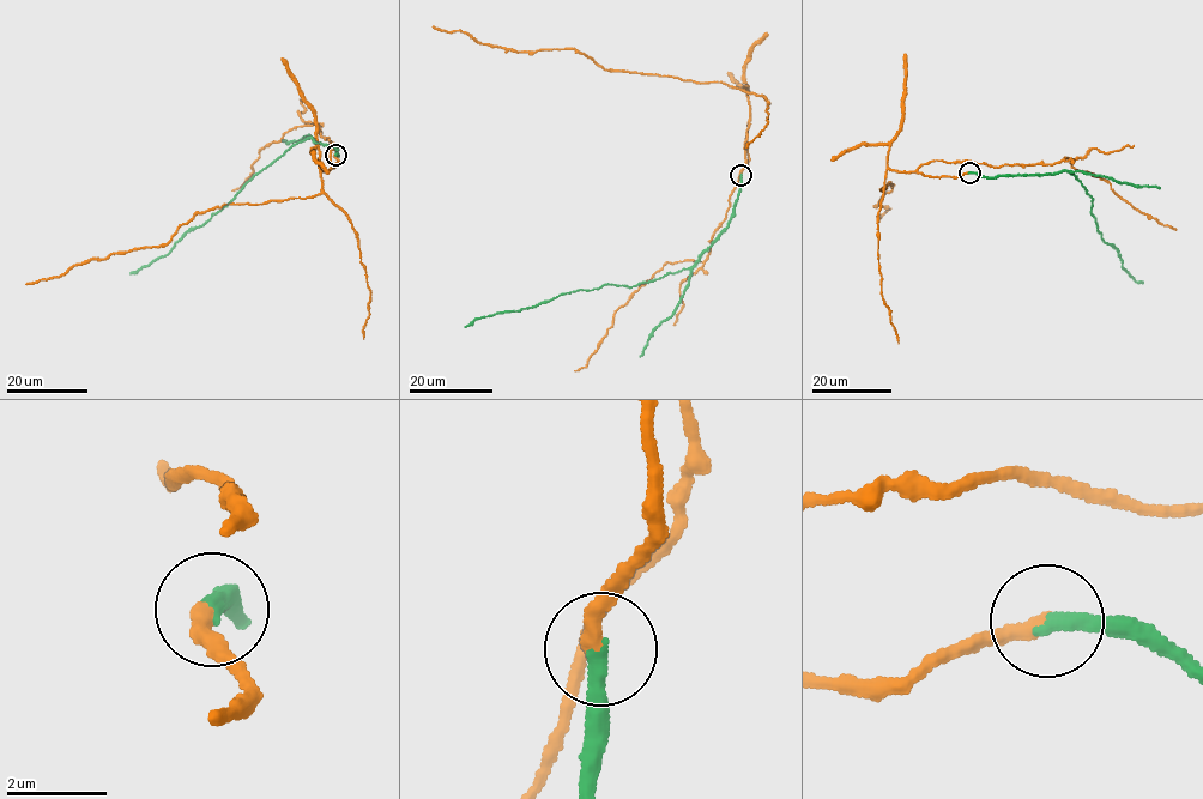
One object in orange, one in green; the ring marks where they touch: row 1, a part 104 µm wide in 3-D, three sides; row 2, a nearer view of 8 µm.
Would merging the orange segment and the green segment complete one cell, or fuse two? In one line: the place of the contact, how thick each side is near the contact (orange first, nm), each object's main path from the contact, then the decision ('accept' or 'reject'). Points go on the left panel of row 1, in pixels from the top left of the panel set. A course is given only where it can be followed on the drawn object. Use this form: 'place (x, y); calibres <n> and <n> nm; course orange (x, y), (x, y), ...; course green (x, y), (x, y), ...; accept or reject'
place (336, 155); calibres 340 and 340 nm; course orange (336, 155), (338, 162), (321, 171), (319, 193), (224, 204), (198, 212), (165, 243), (92, 258), (25, 284); course green (336, 155), (339, 155), (336, 147), (309, 138), (295, 144), (201, 225), (191, 228), (167, 255), (130, 273); accept

